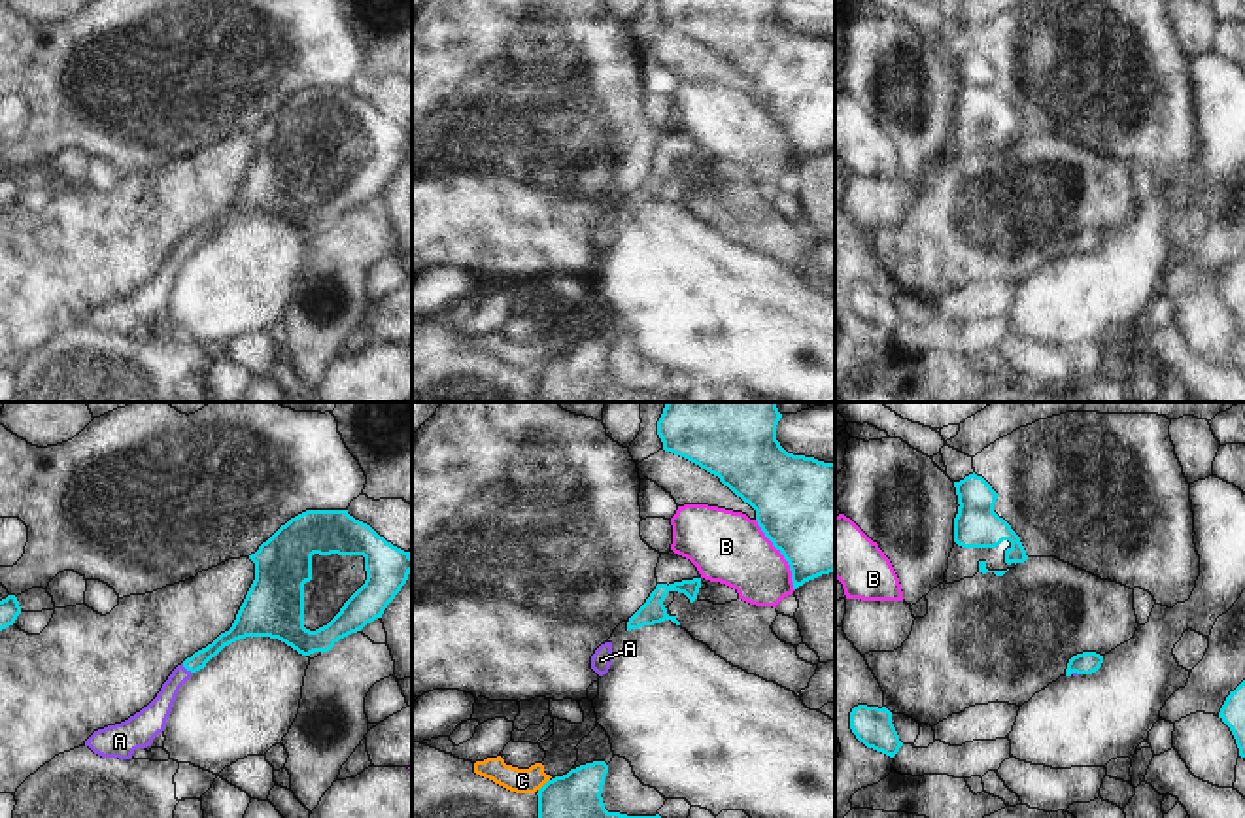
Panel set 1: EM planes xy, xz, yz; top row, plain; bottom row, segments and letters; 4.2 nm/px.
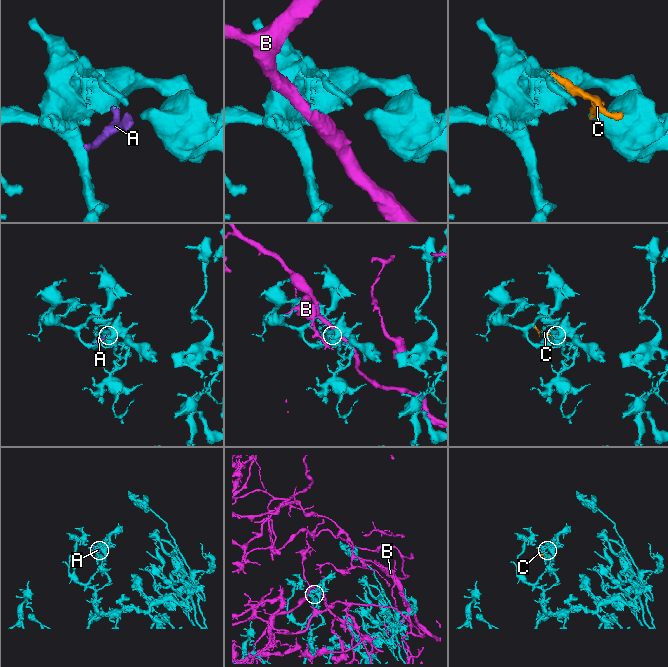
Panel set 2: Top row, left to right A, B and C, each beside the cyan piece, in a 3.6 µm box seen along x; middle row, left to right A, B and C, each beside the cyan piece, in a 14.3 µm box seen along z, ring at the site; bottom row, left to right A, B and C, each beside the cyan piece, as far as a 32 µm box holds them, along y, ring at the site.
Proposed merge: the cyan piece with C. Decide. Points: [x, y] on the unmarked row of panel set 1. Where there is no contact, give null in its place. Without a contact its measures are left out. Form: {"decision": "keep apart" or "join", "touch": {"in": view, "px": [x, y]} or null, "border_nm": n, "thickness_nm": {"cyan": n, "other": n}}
{"decision": "keep apart", "touch": {"in": "xz", "px": [545, 361]}, "border_nm": 70, "thickness_nm": {"cyan": 300, "other": 110}}

